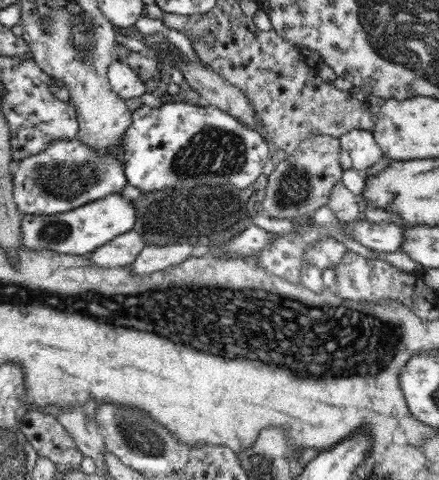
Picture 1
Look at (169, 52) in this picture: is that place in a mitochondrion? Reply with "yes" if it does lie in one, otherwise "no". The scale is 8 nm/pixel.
no

